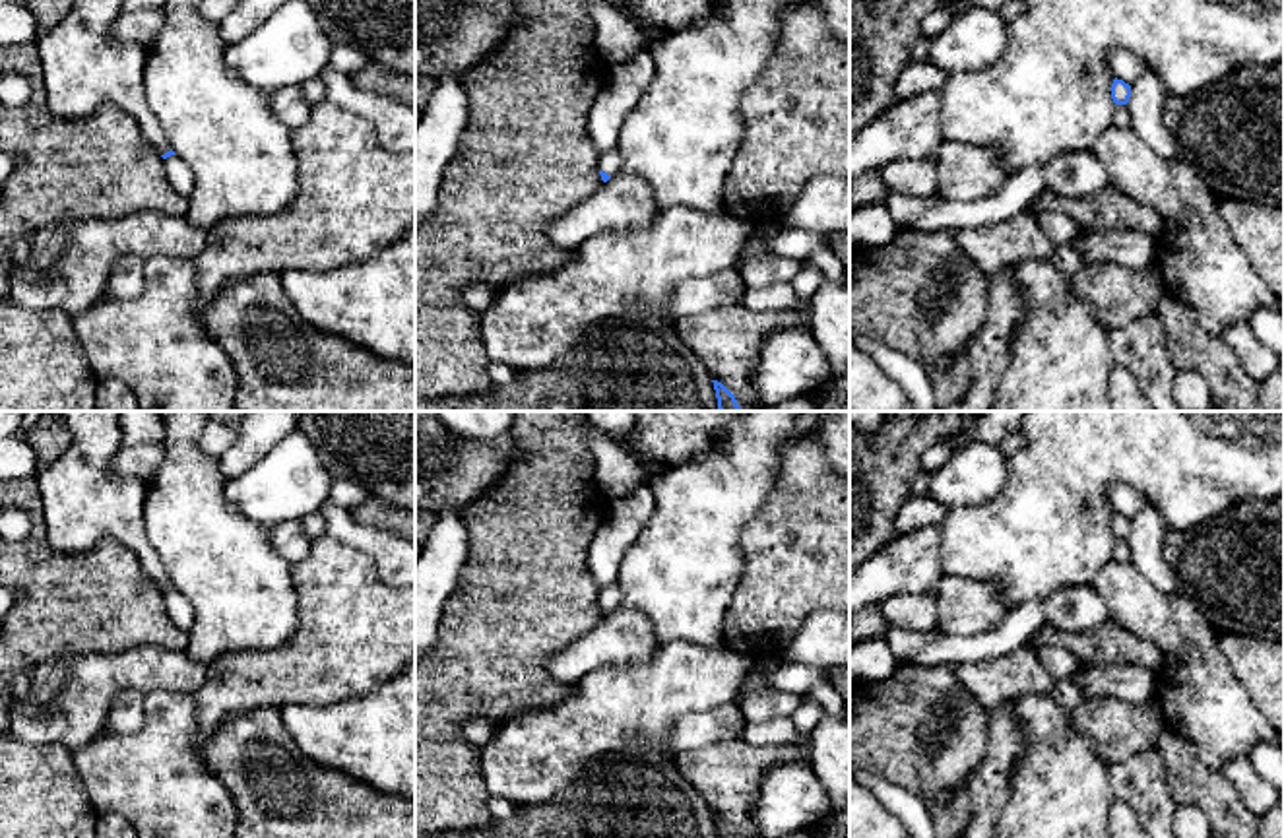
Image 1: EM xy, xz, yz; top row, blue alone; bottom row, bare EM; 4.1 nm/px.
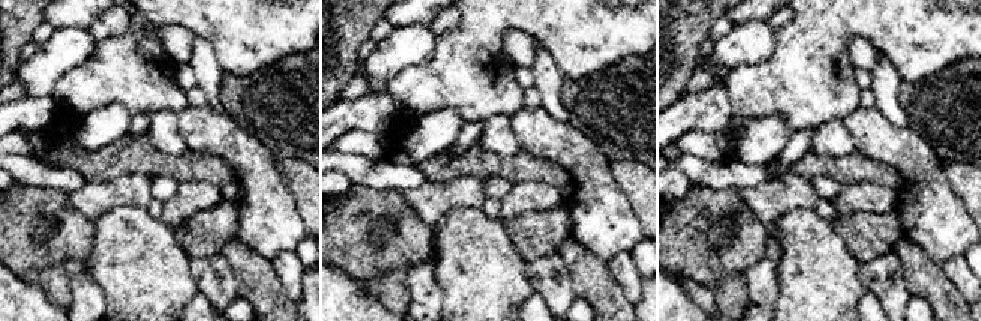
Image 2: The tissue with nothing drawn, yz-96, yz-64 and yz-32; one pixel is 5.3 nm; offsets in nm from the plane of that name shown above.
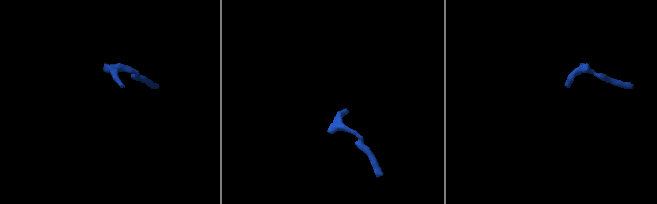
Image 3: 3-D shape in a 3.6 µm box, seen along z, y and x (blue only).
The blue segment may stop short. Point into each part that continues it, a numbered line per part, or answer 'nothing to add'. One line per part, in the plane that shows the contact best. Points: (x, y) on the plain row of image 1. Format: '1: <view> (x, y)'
1: xy (179, 610)

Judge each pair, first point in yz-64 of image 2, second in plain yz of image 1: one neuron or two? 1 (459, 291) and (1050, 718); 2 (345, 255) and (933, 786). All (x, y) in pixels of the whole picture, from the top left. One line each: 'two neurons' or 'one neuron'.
1: one neuron
2: one neuron

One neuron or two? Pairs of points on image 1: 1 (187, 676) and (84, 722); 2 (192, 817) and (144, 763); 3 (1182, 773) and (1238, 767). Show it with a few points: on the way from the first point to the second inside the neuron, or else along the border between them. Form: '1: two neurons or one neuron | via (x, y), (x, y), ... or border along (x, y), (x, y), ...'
1: one neuron | via (158, 676), (119, 676), (101, 693)
2: one neuron | via (179, 804), (154, 776)
3: two neurons | border along (1220, 771), (1232, 780), (1240, 802), (1248, 809)

